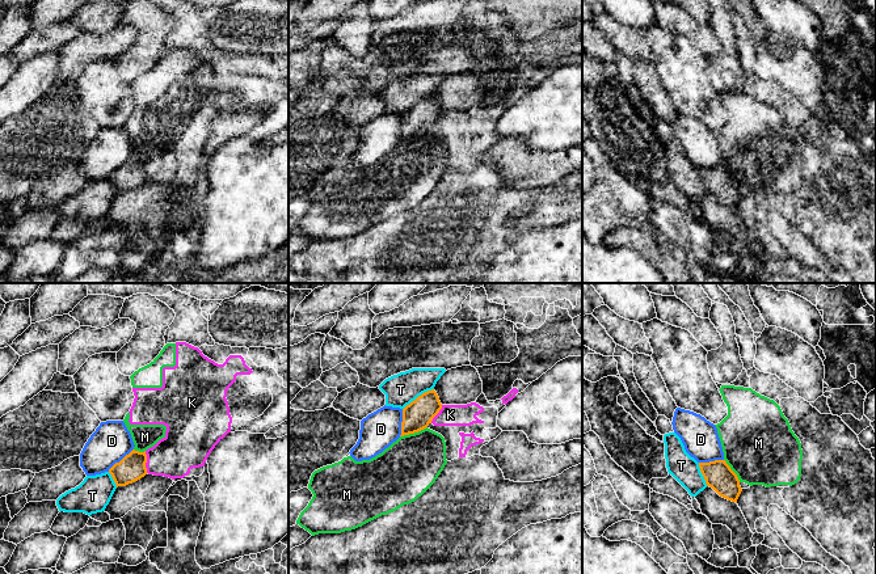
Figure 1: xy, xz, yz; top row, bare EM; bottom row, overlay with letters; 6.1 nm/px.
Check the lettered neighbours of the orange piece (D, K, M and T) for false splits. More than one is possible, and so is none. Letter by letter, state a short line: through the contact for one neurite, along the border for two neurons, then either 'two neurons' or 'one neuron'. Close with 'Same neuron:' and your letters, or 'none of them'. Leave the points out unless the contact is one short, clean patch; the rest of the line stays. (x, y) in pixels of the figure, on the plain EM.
D: two neurons
K: two neurons
M: two neurons
T: two neurons
Same neuron: none of them

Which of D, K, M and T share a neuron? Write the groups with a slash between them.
D / K M / T

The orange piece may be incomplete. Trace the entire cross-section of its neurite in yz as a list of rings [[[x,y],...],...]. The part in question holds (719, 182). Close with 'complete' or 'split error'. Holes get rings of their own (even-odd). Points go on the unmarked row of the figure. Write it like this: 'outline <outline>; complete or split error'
outline [[[725,166],[699,169],[699,174],[707,193],[712,194],[720,203],[737,210],[742,195],[737,181]]]; complete

